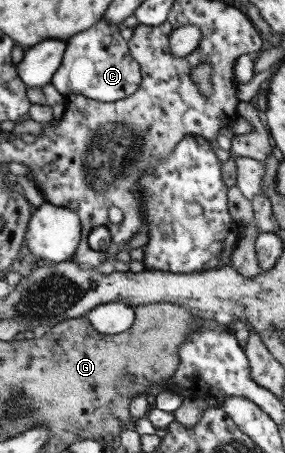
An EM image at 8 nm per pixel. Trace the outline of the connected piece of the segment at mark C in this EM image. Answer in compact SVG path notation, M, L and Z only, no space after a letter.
M102 17L92 27L73 35L67 46L51 84L64 96L72 94L102 101L118 101L133 94L141 82L139 63L130 55L127 41L120 35L123 25L109 24Z

